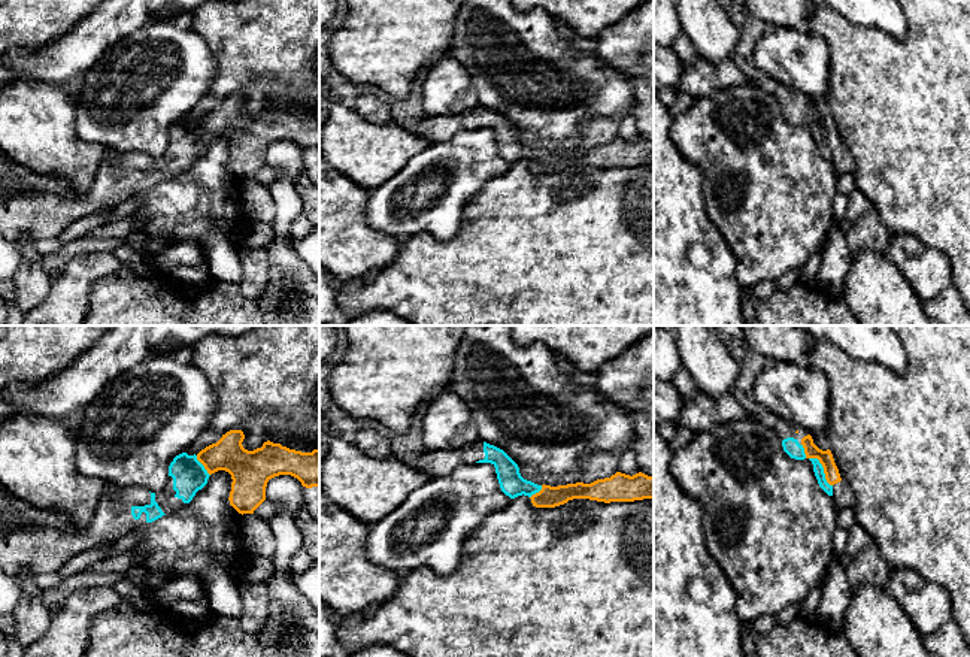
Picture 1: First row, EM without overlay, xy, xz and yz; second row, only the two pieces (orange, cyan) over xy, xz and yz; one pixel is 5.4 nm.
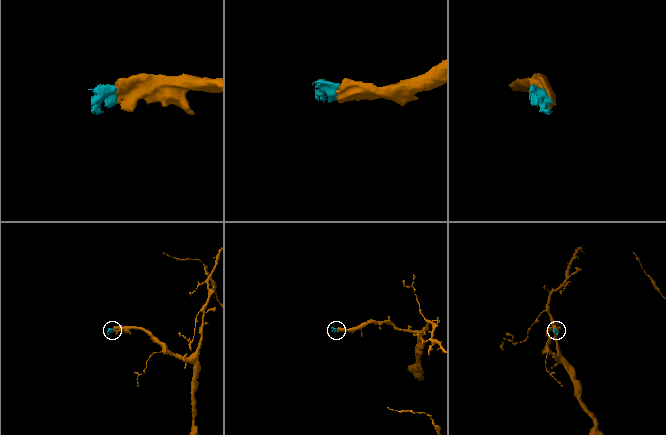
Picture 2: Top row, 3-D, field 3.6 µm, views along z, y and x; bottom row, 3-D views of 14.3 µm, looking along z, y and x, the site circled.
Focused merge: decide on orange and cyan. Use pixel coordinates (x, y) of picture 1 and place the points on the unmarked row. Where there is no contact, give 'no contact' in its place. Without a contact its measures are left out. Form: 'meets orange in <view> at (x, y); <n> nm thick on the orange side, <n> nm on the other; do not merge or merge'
meets orange in yz at (824, 135); 80 nm thick on the orange side, 60 nm on the other; merge

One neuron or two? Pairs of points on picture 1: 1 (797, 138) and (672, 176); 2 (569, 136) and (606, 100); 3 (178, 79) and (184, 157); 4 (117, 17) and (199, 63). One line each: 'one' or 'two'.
1: two
2: one
3: two
4: two

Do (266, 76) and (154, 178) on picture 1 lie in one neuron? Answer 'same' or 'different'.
different

